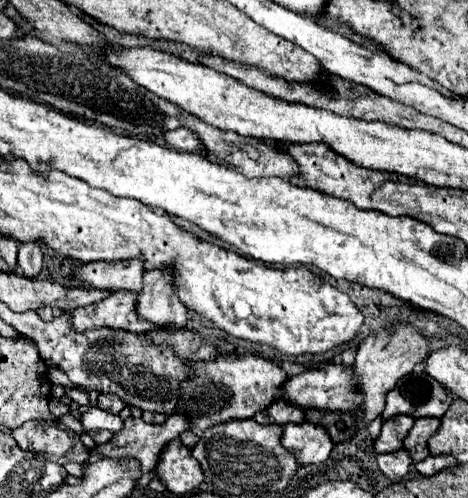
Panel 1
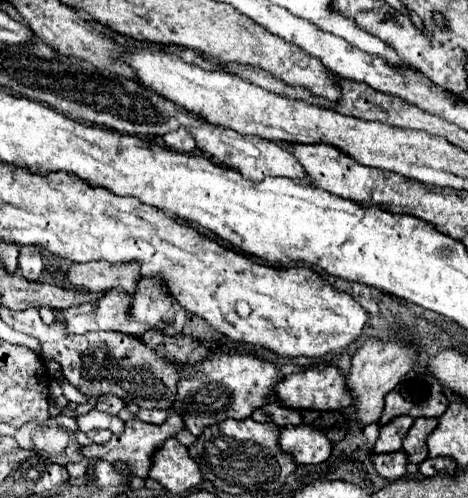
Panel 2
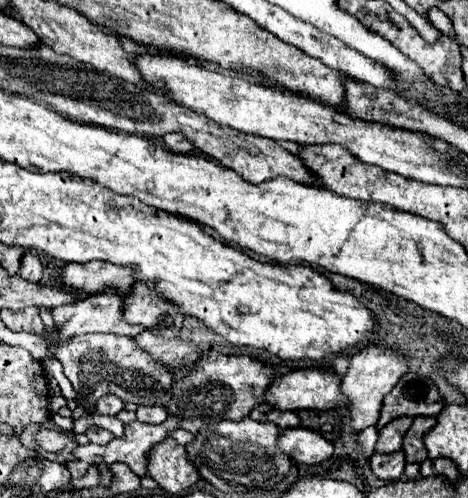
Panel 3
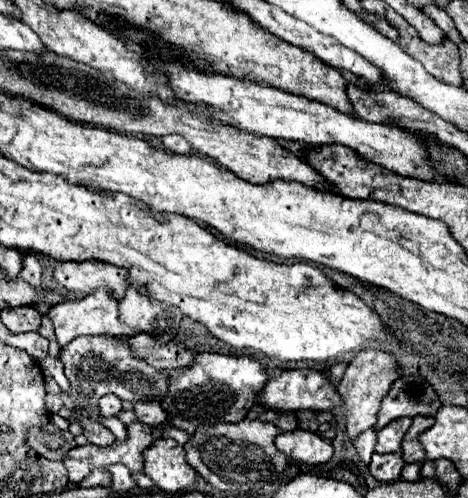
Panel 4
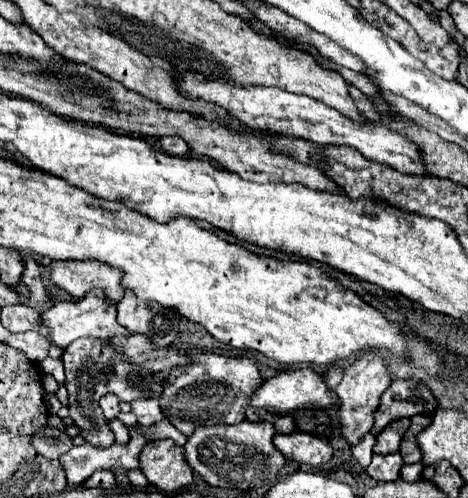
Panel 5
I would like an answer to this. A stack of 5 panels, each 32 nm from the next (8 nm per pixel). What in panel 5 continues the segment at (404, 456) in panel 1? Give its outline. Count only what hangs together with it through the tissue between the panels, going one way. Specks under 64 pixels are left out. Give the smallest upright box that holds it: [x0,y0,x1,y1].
[368,454,402,482]

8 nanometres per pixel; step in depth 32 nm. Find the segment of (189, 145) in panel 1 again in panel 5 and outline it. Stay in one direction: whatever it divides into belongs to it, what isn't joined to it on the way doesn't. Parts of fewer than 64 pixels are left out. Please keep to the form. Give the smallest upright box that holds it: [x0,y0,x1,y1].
[158,136,190,156]

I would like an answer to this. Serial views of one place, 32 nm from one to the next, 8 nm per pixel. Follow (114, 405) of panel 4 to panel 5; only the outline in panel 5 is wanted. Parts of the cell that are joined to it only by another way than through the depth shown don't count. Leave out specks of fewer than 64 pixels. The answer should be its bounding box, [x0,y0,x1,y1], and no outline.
[100,394,120,418]

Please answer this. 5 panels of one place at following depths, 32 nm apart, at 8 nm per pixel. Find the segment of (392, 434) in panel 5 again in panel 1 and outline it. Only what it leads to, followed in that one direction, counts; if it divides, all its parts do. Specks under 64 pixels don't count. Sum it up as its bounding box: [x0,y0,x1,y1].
[374,414,414,454]

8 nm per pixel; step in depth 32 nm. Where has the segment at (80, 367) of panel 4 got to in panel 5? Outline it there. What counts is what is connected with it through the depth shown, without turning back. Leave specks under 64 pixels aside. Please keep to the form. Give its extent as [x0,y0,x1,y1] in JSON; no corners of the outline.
[62,338,162,446]

